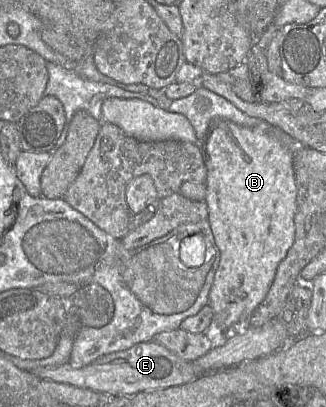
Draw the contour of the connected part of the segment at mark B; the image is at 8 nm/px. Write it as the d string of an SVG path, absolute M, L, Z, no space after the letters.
M215 118L202 137L199 140L200 150L203 156L203 161L207 169L207 177L205 181L206 197L205 202L208 206L208 220L211 226L211 230L214 236L215 244L219 249L220 261L219 266L215 272L214 281L210 289L209 305L212 307L214 314L219 313L216 320L216 330L208 329L208 335L215 341L221 341L231 333L223 333L220 327L230 326L233 324L235 330L241 330L242 327L247 326L247 319L253 313L253 311L260 305L265 299L271 284L274 280L277 267L279 263L285 258L288 250L294 242L295 236L295 224L294 216L296 212L296 199L297 199L297 187L295 182L294 168L293 168L293 151L282 145L278 139L269 133L270 128L251 128L237 125L236 123L224 119Z

